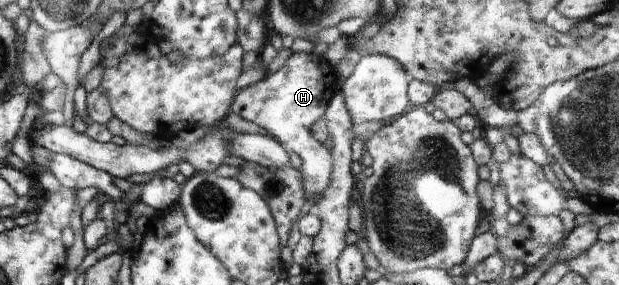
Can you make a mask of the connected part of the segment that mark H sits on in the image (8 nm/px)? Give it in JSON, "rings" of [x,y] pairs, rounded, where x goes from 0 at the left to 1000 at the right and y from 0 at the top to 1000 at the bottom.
{"rings":[[[472,186],[462,211],[459,232],[443,260],[433,267],[426,284],[414,284],[404,302],[389,312],[381,330],[375,361],[375,393],[399,425],[409,428],[417,442],[433,456],[465,533],[478,533],[488,558],[486,604],[488,646],[493,681],[494,719],[501,712],[501,733],[506,733],[530,656],[535,656],[536,607],[540,604],[538,547],[535,523],[509,488],[504,470],[507,435],[520,418],[520,400],[528,393],[527,372],[532,372],[533,344],[546,323],[546,267],[533,218],[520,193],[509,186]]]}

